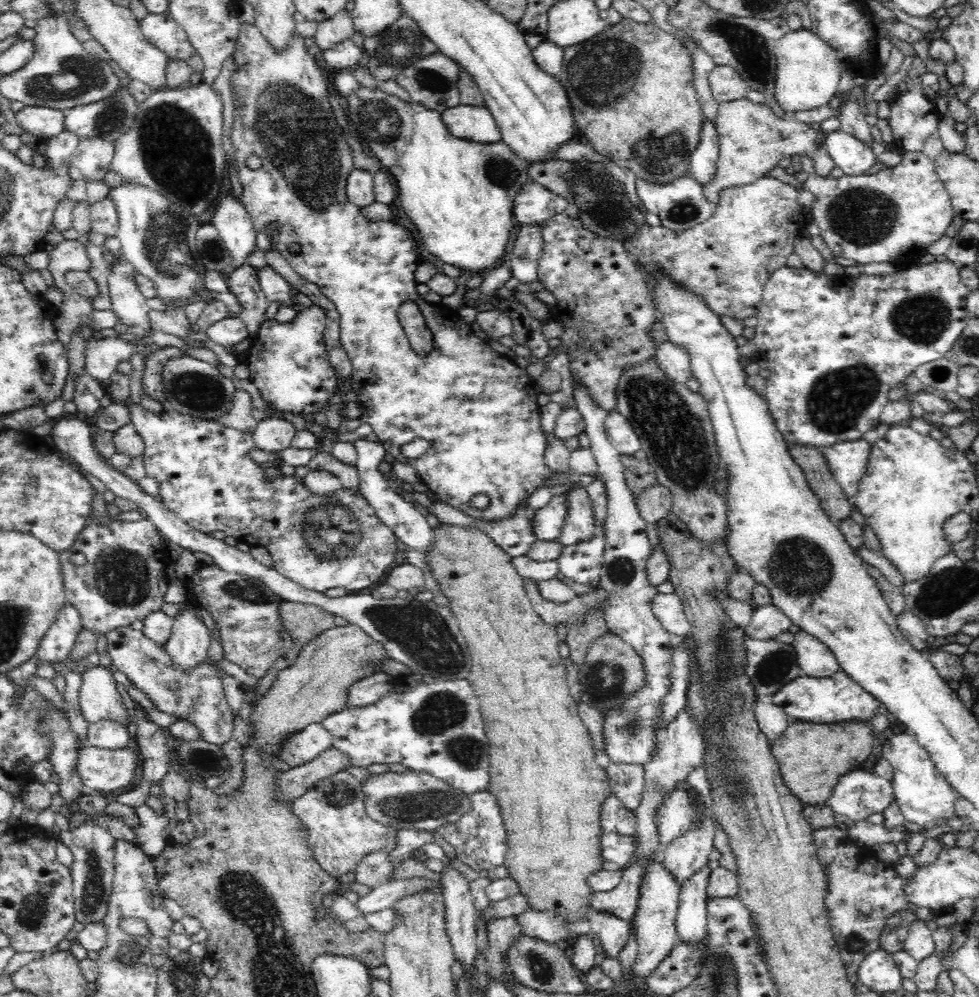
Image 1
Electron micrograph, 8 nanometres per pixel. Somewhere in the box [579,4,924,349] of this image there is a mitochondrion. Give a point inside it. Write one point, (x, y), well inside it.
(864, 217)

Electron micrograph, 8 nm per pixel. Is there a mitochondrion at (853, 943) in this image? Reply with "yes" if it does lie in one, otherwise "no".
yes

